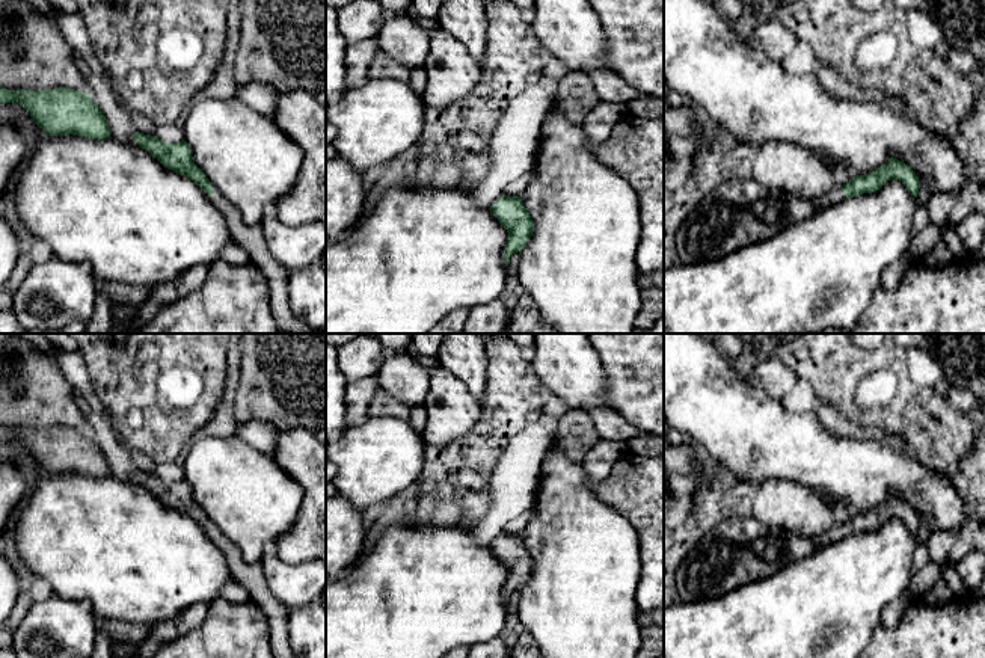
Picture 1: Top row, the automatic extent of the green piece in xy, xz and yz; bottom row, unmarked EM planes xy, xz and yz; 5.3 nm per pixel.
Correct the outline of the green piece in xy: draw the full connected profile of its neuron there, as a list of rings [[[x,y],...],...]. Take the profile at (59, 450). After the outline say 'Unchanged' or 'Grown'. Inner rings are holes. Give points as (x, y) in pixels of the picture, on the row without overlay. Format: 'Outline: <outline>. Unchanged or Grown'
Outline: [[[0,424],[2,441],[23,444],[47,474],[77,472],[97,478],[110,475],[106,454],[87,430],[68,426],[11,429]]]. Unchanged

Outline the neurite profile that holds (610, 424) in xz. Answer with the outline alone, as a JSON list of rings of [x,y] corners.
[[[594,407],[587,414],[602,439],[626,442],[643,433],[643,430],[632,426],[618,412],[609,407]]]

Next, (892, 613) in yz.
[[[905,592],[898,599],[887,604],[882,608],[881,625],[887,629],[896,628],[899,625],[905,610],[908,608],[908,605],[911,602],[913,602],[913,596],[908,592]]]

